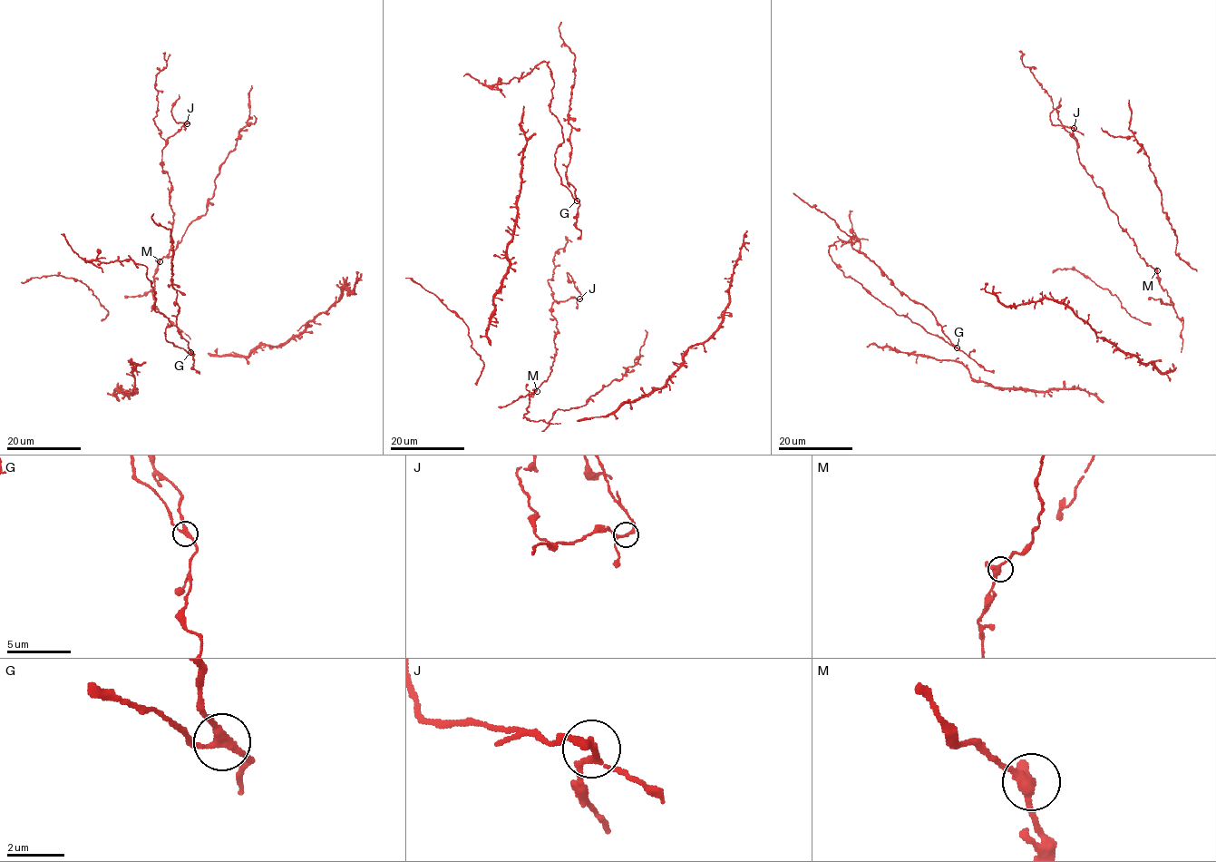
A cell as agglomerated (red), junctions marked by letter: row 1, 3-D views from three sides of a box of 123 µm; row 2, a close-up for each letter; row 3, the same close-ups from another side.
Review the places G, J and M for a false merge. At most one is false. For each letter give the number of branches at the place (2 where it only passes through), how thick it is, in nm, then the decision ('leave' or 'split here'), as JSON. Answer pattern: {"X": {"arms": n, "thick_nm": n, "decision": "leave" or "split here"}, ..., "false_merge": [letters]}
{"G": {"arms": 3, "thick_nm": 240, "decision": "split here"}, "J": {"arms": 3, "thick_nm": 220, "decision": "leave"}, "M": {"arms": 3, "thick_nm": 320, "decision": "leave"}, "false_merge": ["G"]}

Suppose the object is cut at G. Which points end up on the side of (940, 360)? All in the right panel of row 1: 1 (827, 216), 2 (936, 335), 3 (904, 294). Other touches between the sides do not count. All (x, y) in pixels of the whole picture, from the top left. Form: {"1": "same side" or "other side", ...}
{"1": "same side", "2": "other side", "3": "same side"}

